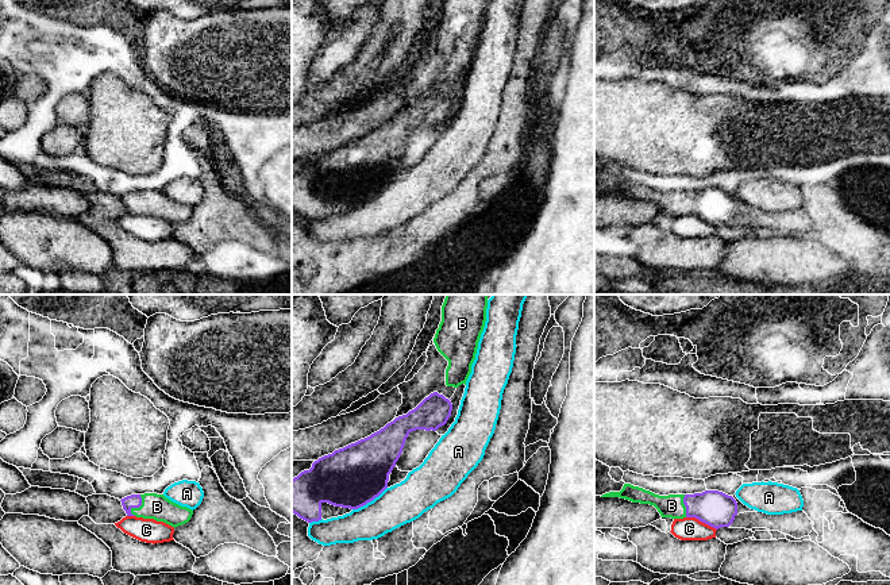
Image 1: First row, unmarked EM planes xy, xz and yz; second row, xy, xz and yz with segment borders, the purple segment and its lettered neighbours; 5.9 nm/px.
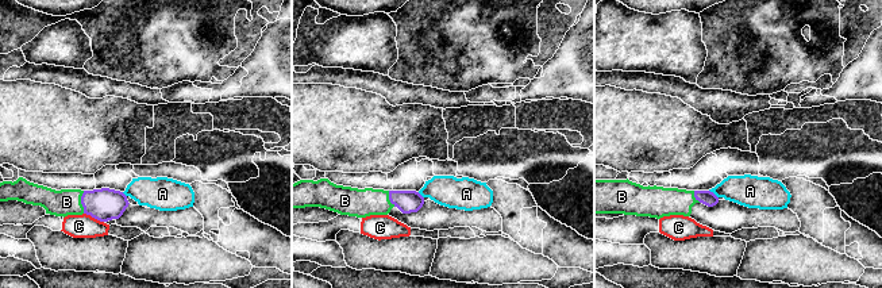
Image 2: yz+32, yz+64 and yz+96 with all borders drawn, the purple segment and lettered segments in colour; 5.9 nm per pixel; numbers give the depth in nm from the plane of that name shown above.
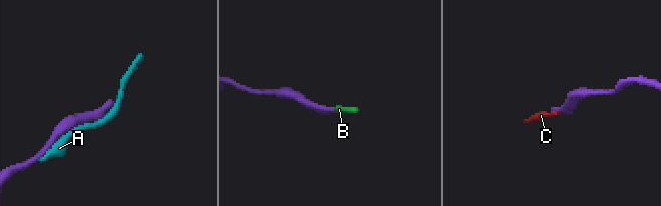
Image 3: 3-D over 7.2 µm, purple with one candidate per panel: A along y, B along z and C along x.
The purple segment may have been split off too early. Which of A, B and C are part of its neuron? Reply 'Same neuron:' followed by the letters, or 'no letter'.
Same neuron: B

